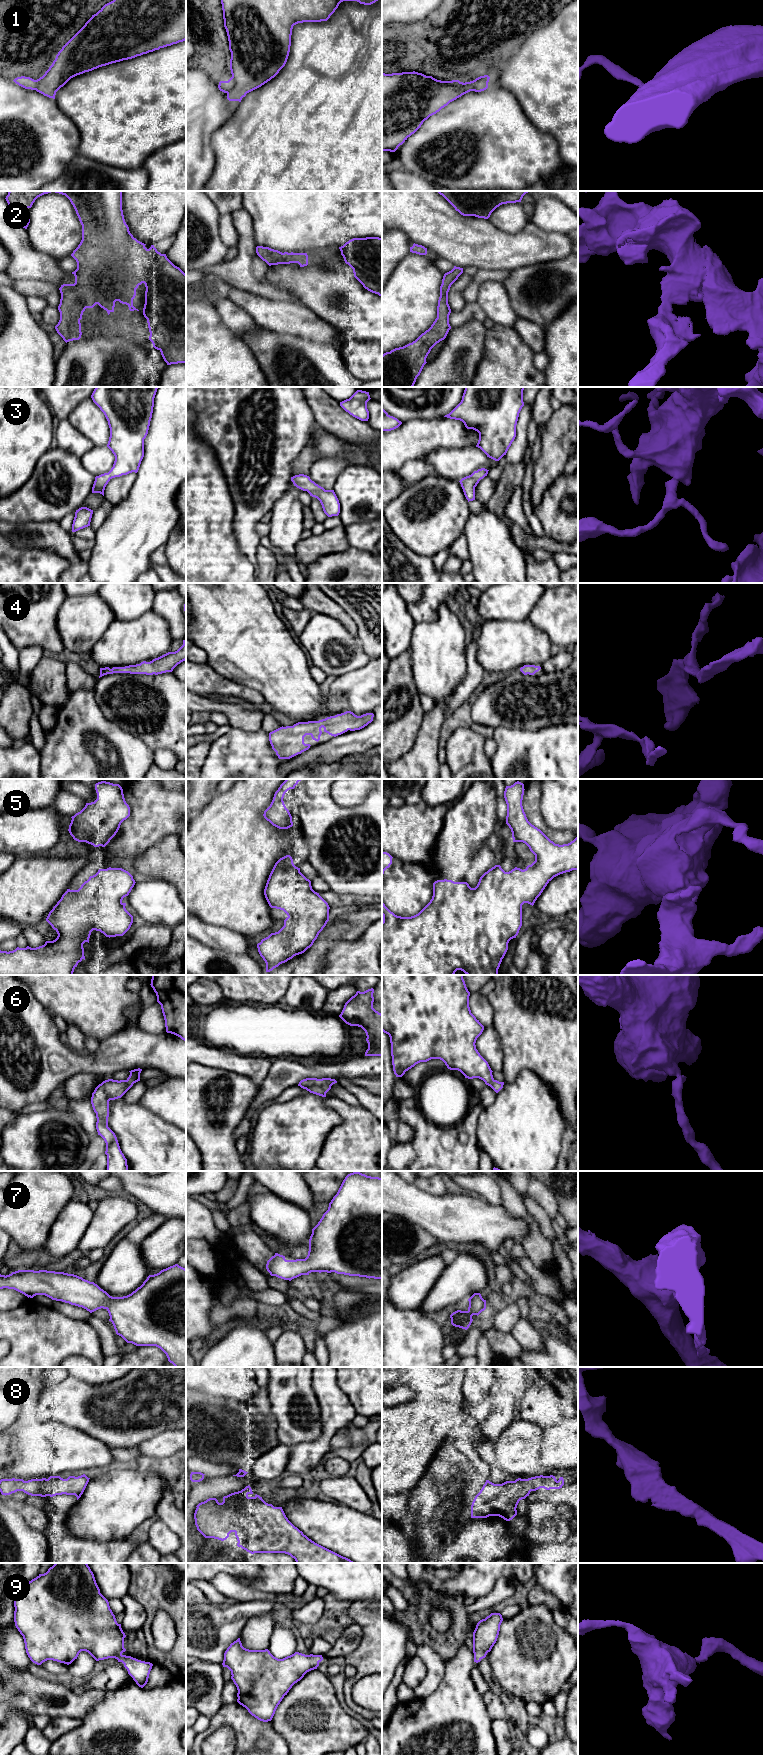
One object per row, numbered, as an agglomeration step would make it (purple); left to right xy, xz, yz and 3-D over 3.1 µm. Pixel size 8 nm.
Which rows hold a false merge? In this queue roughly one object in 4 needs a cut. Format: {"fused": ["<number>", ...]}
{"fused": ["1"]}

